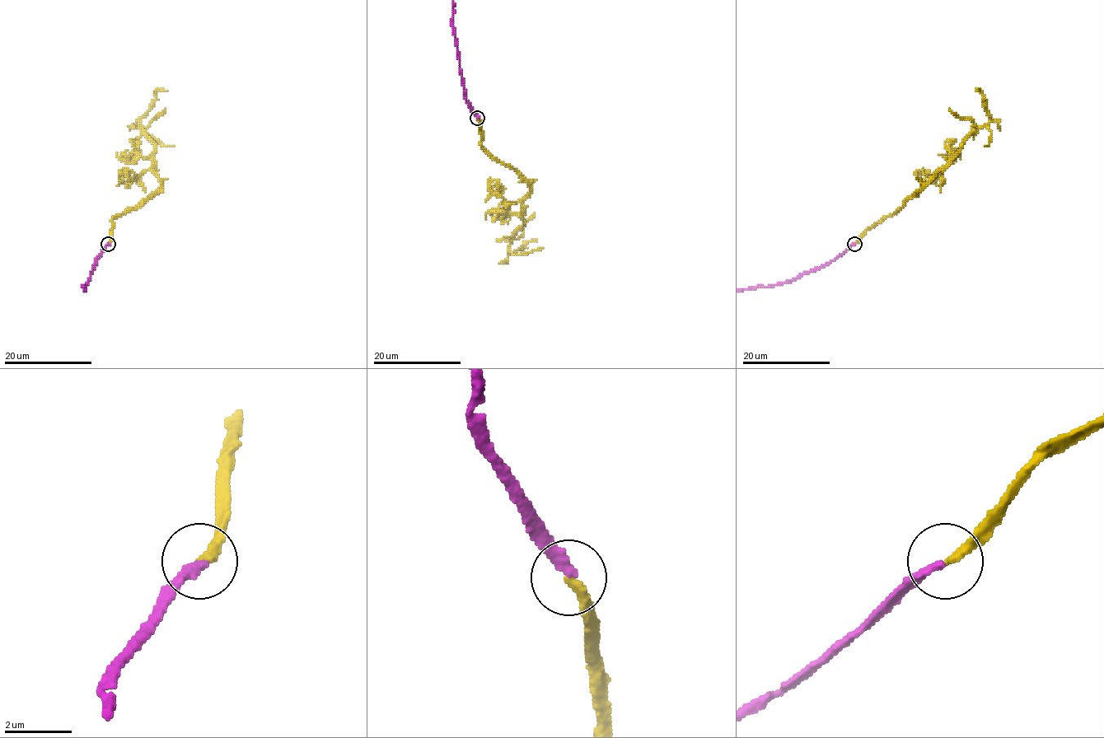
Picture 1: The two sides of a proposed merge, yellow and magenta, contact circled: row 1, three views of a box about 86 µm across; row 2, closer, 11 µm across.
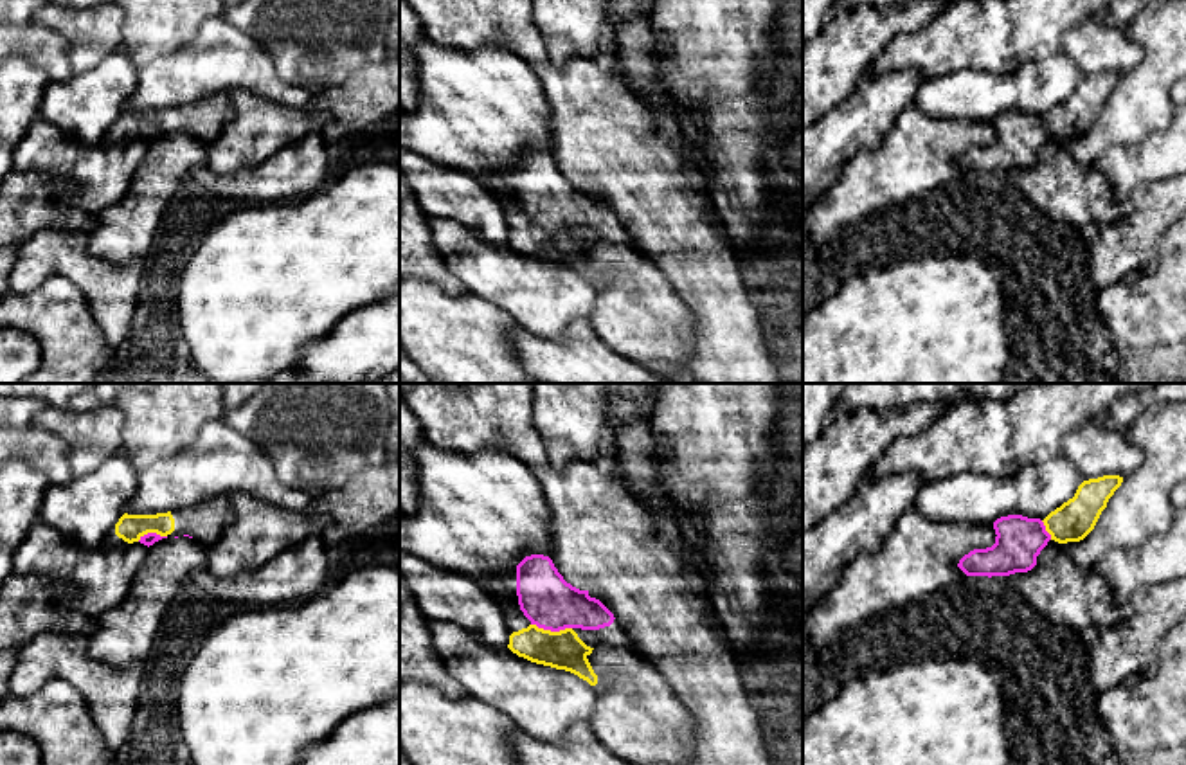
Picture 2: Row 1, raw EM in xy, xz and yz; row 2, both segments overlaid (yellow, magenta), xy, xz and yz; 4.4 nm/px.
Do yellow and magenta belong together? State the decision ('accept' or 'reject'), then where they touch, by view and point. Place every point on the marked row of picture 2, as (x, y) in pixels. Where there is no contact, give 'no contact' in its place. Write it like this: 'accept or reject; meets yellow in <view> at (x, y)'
accept; meets yellow in xz at (549, 630)

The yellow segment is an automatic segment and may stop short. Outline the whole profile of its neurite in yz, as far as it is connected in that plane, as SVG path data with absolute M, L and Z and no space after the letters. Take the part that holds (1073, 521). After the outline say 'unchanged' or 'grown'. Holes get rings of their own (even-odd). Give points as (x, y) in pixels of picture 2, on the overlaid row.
M1103 475L1083 481L1074 497L1051 511L1044 520L1022 515L1001 517L993 522L995 544L965 554L957 567L966 576L1010 576L1028 572L1049 540L1058 544L1080 542L1096 526L1109 499L1123 477Z; grown

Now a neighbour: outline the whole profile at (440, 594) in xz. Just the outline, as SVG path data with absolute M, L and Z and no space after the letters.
M401 549L400 580L427 619L457 625L488 646L508 648L511 632L500 605L472 580Z

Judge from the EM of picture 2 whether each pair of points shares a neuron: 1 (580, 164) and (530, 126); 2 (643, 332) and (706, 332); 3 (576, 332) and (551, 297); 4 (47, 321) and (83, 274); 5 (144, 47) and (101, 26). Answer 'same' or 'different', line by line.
1: different
2: different
3: different
4: different
5: different

